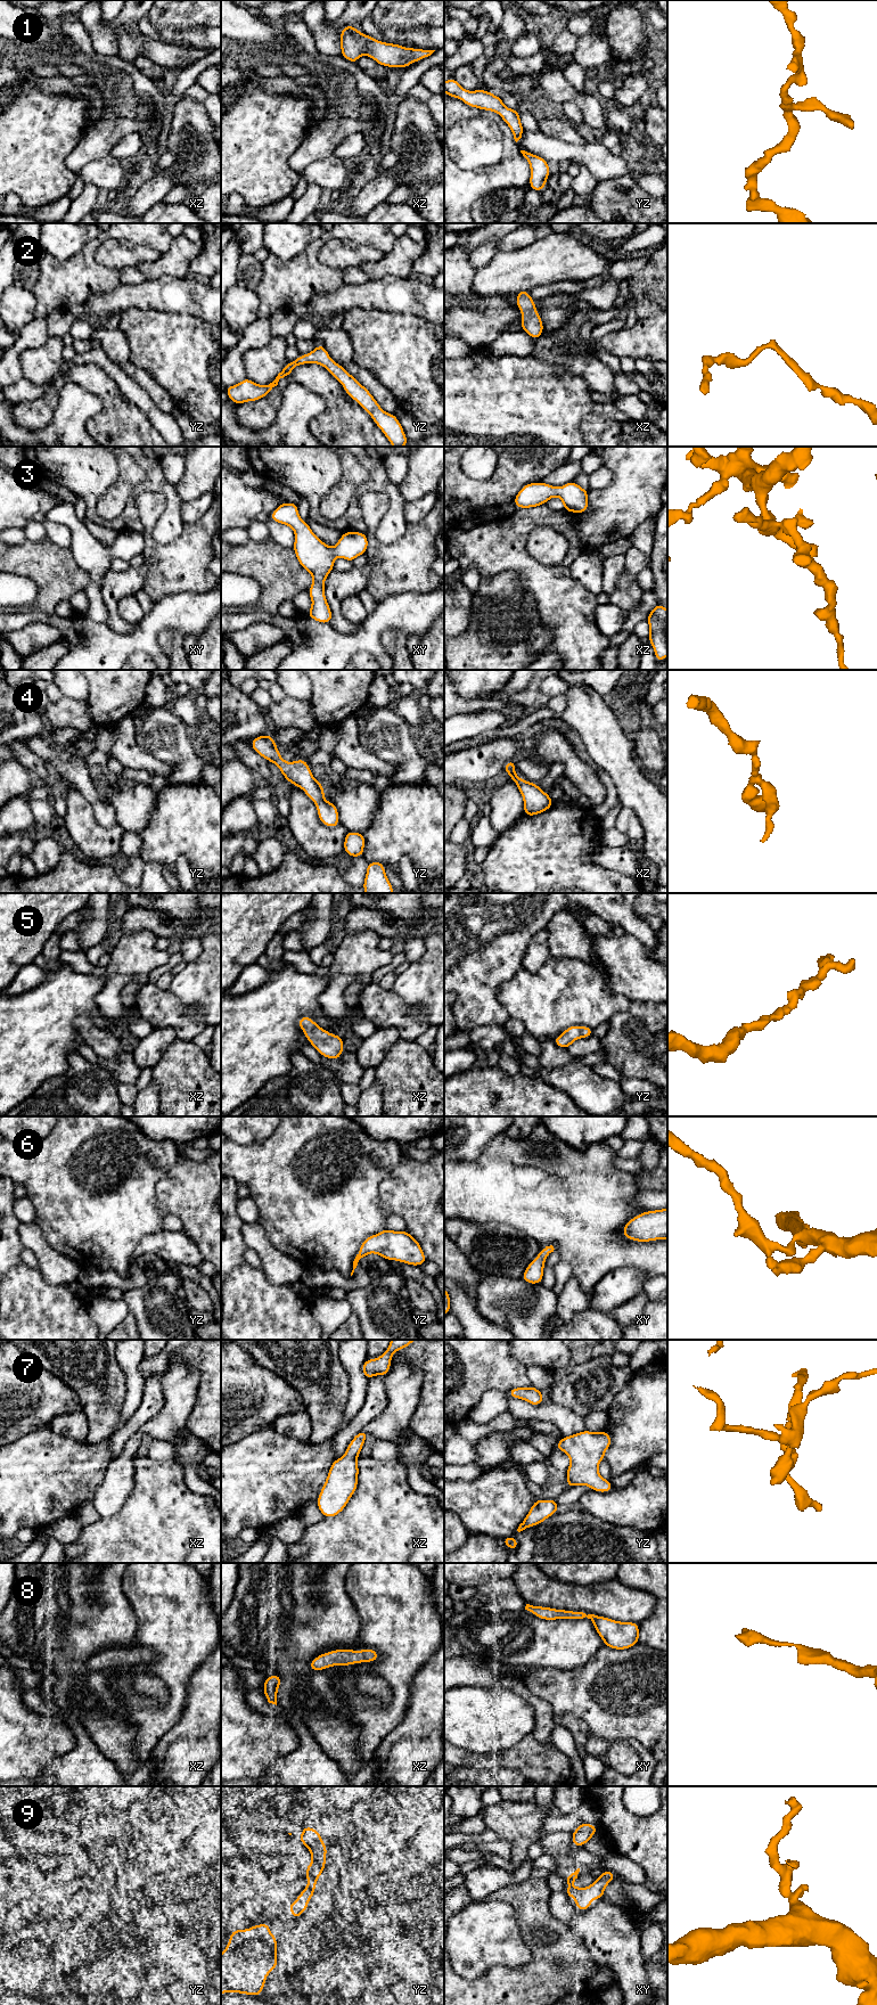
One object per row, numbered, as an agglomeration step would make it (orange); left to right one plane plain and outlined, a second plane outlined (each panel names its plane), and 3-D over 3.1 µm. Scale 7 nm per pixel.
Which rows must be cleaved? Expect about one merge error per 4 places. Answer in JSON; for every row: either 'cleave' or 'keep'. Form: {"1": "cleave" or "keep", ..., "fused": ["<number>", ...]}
{"1": "keep", "2": "keep", "3": "keep", "4": "keep", "5": "keep", "6": "keep", "7": "keep", "8": "keep", "9": "keep", "fused": []}

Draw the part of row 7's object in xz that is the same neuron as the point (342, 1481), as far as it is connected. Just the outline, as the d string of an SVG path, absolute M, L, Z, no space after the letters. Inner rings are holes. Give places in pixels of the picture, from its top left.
M360 1431L349 1443L345 1454L333 1462L326 1482L319 1493L317 1506L325 1517L338 1515L358 1488L358 1455L368 1433Z

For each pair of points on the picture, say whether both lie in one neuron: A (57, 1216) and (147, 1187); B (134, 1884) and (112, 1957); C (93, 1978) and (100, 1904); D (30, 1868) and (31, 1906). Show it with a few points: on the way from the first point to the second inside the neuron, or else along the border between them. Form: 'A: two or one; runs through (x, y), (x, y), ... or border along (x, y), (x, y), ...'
A: one; runs through (80, 1208), (124, 1187)
B: one; runs through (141, 1905), (141, 1924), (128, 1937), (119, 1937)
C: two; border along (114, 1905), (103, 1918), (87, 1928), (78, 1937)
D: two; border along (41, 1897), (31, 1897), (17, 1906)

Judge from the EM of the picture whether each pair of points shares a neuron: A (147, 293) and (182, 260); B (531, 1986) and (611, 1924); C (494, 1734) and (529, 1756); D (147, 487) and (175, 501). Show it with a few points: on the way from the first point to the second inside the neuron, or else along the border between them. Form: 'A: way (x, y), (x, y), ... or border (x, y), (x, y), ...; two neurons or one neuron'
A: border (183, 277), (158, 277), (146, 280); two neurons
B: border (571, 1924), (582, 1938), (589, 1955), (603, 1964); two neurons
C: border (531, 1733), (505, 1751); two neurons
D: way (154, 487), (162, 487), (170, 494); one neuron

